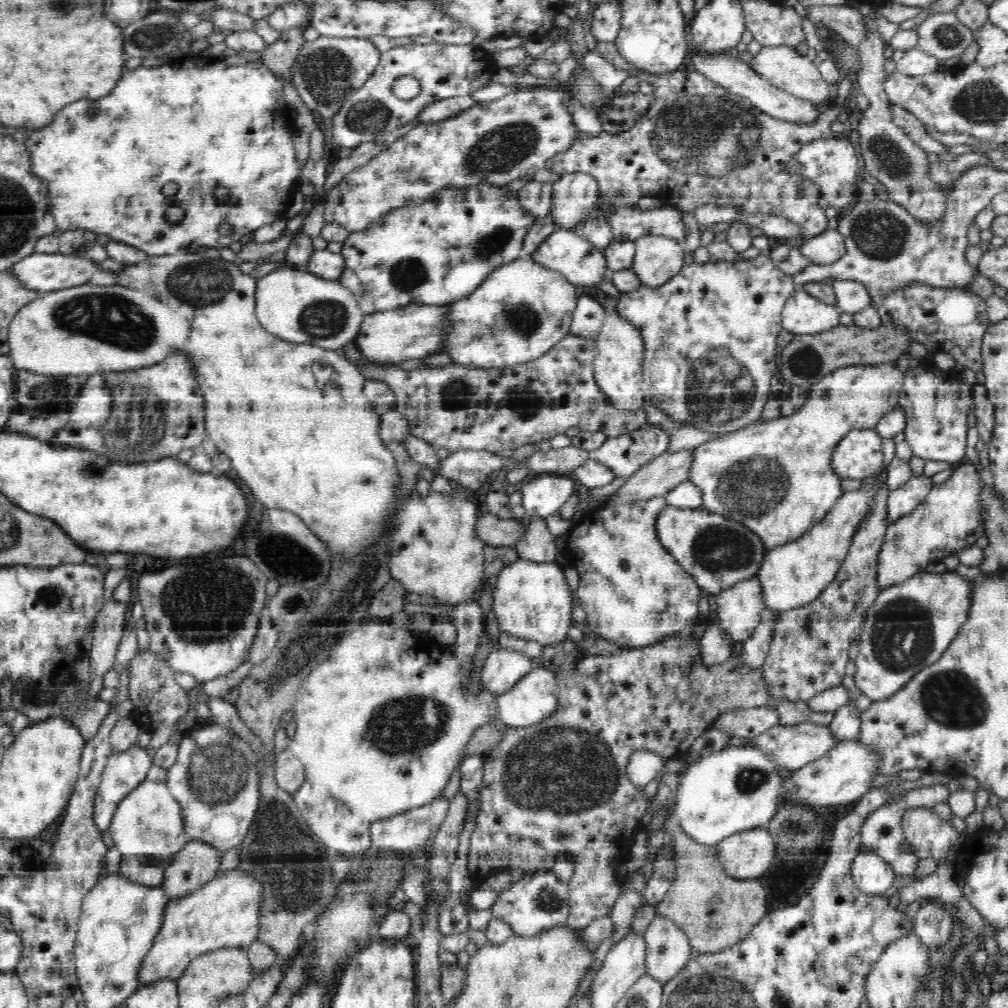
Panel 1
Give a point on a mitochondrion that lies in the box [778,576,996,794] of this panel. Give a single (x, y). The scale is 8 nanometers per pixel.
(902, 636)

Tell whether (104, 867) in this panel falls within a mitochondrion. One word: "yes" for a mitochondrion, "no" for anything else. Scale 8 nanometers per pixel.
no

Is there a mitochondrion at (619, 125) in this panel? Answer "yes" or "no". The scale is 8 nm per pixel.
no

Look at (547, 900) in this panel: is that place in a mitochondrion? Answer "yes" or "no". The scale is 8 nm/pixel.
yes

